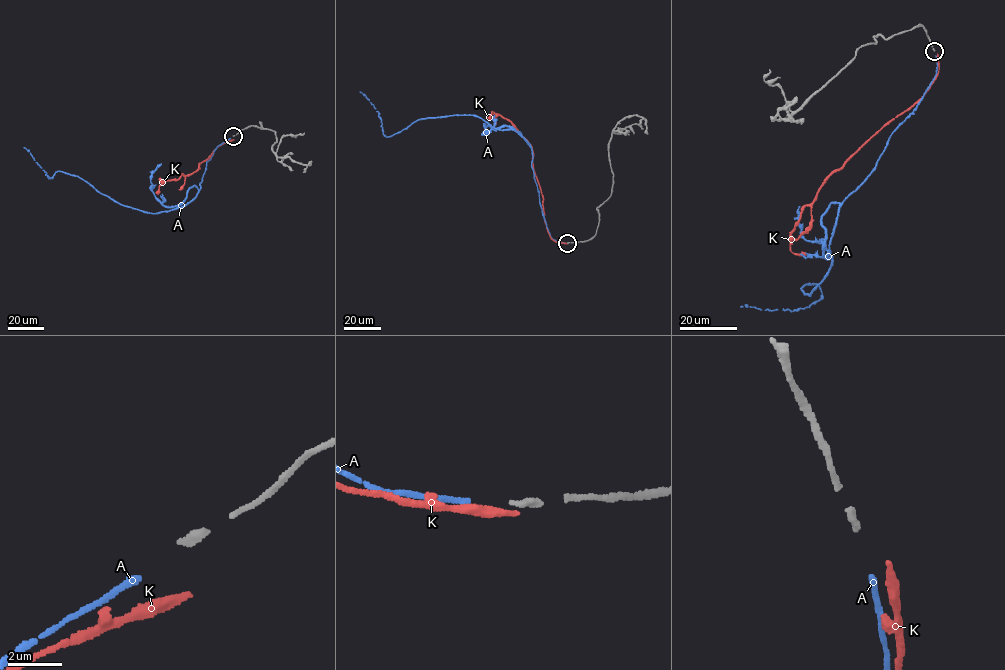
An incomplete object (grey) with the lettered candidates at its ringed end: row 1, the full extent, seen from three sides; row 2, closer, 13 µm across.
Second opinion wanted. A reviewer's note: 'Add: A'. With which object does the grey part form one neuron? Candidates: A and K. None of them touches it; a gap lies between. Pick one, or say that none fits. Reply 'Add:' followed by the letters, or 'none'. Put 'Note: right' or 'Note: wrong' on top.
Note: right
Add: A

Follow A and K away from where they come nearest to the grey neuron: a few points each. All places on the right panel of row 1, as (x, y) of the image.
A: (935, 55), (917, 107), (840, 208), (831, 267), (810, 296), (801, 289), (817, 284), (819, 299), (740, 306)
K: (937, 54), (939, 71), (928, 90), (884, 124), (803, 207), (790, 235), (790, 250), (805, 252)

